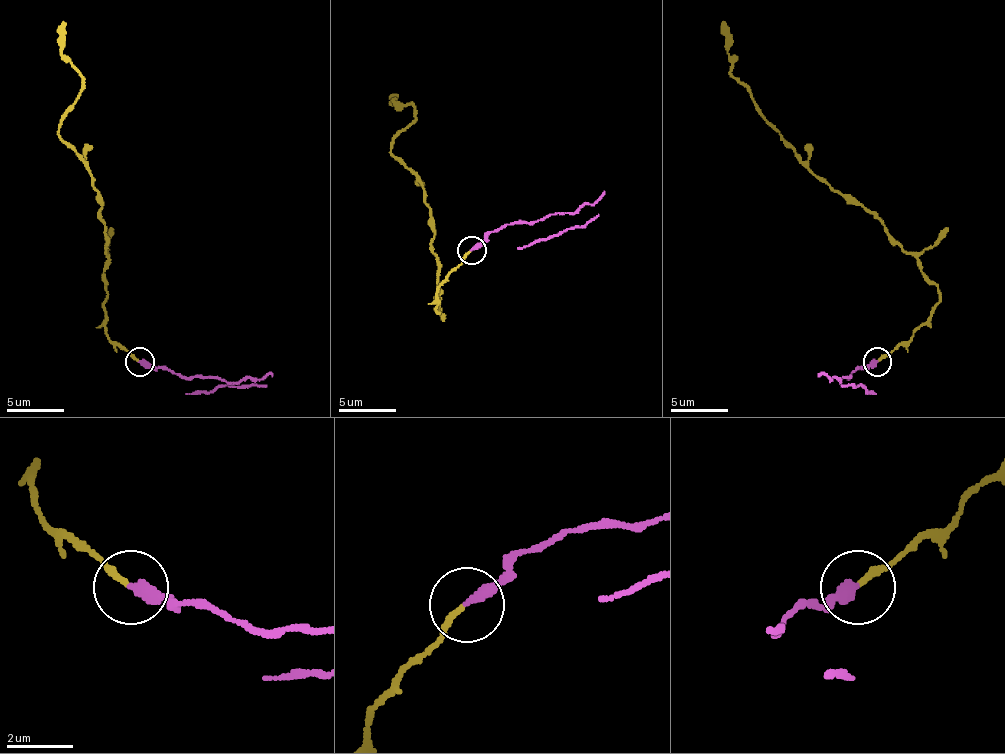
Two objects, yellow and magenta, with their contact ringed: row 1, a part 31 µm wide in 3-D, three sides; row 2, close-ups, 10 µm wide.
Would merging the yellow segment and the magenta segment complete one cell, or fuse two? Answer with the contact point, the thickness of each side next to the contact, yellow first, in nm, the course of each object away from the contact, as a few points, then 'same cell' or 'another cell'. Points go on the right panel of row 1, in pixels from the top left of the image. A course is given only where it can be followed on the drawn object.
place (877, 362); calibres 190 and 360 nm; course yellow (878, 363), (930, 316), (938, 288), (869, 210), (846, 201), (814, 175), (777, 132), (736, 80), (722, 22); course magenta (878, 363), (858, 368), (840, 383), (835, 377), (832, 380), (840, 386), (863, 386), (875, 394); another cell

